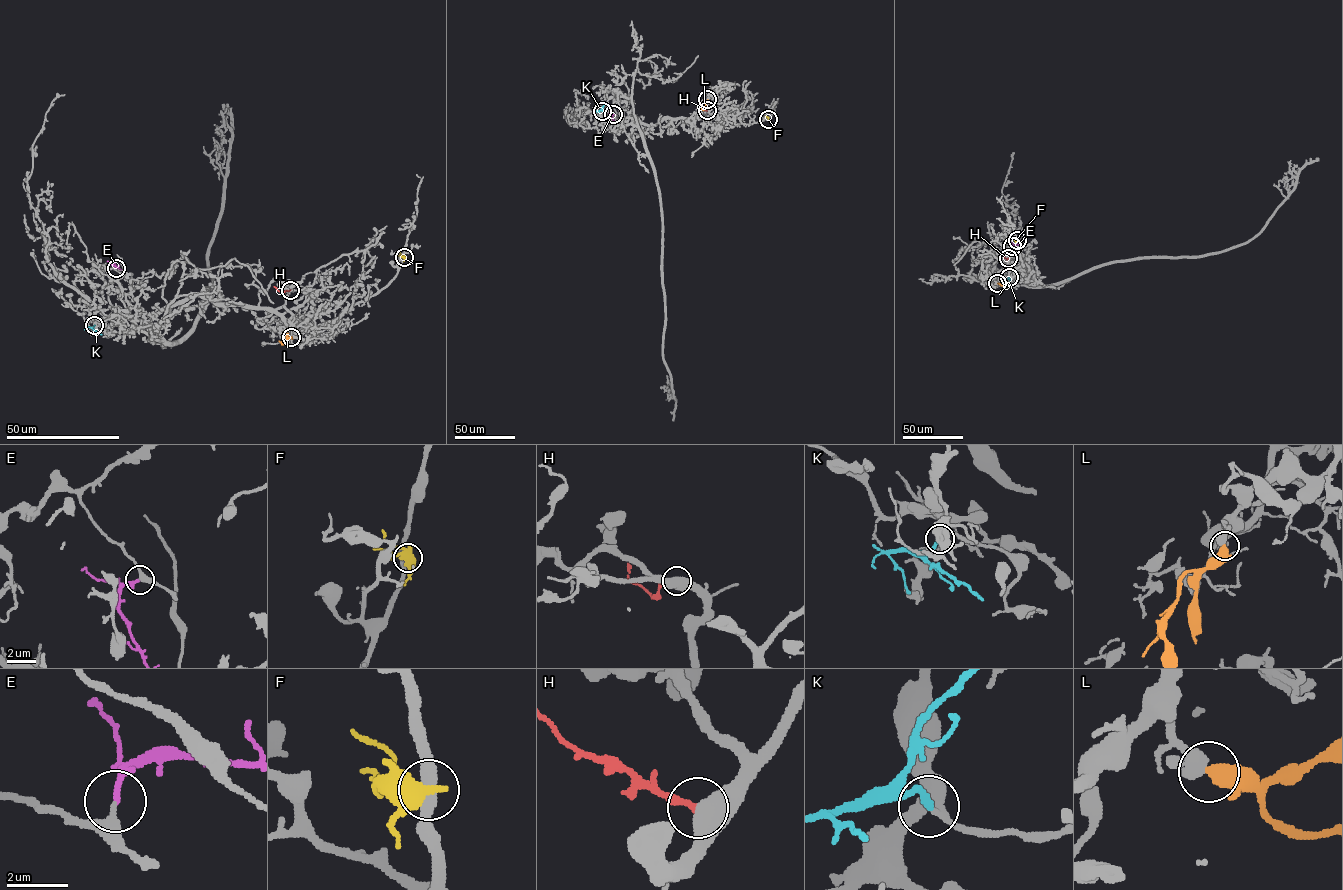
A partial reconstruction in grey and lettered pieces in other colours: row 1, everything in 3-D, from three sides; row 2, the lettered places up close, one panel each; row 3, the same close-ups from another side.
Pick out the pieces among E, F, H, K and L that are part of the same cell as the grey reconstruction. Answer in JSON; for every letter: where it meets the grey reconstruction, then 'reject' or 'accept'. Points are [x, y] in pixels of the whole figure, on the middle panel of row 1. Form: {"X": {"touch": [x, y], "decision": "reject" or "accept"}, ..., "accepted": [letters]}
{"E": {"touch": [613, 114], "decision": "reject"}, "F": {"touch": [768, 119], "decision": "reject"}, "H": {"touch": [707, 110], "decision": "reject"}, "K": {"touch": [602, 111], "decision": "accept"}, "L": {"touch": [707, 99], "decision": "accept"}, "accepted": ["K", "L"]}

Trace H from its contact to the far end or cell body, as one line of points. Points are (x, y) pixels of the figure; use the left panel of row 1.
H: (290, 290), (281, 292), (273, 286)

